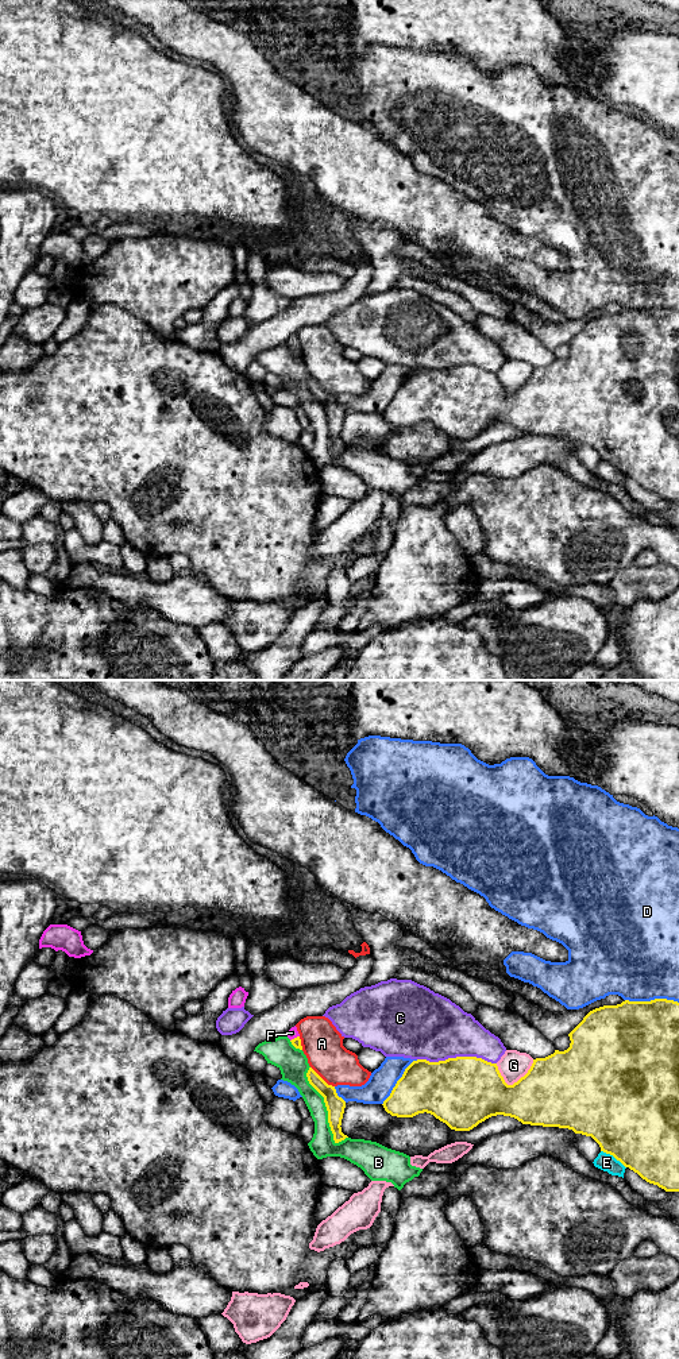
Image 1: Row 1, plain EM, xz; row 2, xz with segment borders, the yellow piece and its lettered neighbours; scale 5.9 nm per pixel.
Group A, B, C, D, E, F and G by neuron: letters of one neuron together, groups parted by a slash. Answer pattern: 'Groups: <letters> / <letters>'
Groups: A / B / C / D / E / F / G

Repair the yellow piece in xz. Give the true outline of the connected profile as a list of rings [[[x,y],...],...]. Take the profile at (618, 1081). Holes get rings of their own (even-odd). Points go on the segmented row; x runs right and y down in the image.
[[[655,999],[651,1001],[625,1000],[617,1005],[603,1005],[590,1011],[568,1036],[571,1043],[567,1050],[555,1050],[553,1054],[545,1058],[533,1059],[528,1073],[513,1085],[505,1082],[497,1063],[477,1057],[456,1057],[439,1062],[429,1062],[427,1059],[413,1061],[382,1105],[387,1113],[397,1117],[413,1117],[424,1112],[431,1113],[455,1131],[470,1131],[479,1123],[497,1115],[514,1117],[522,1124],[568,1128],[575,1134],[591,1136],[599,1144],[601,1151],[613,1155],[647,1182],[657,1185],[666,1192],[679,1192],[679,1003]]]

